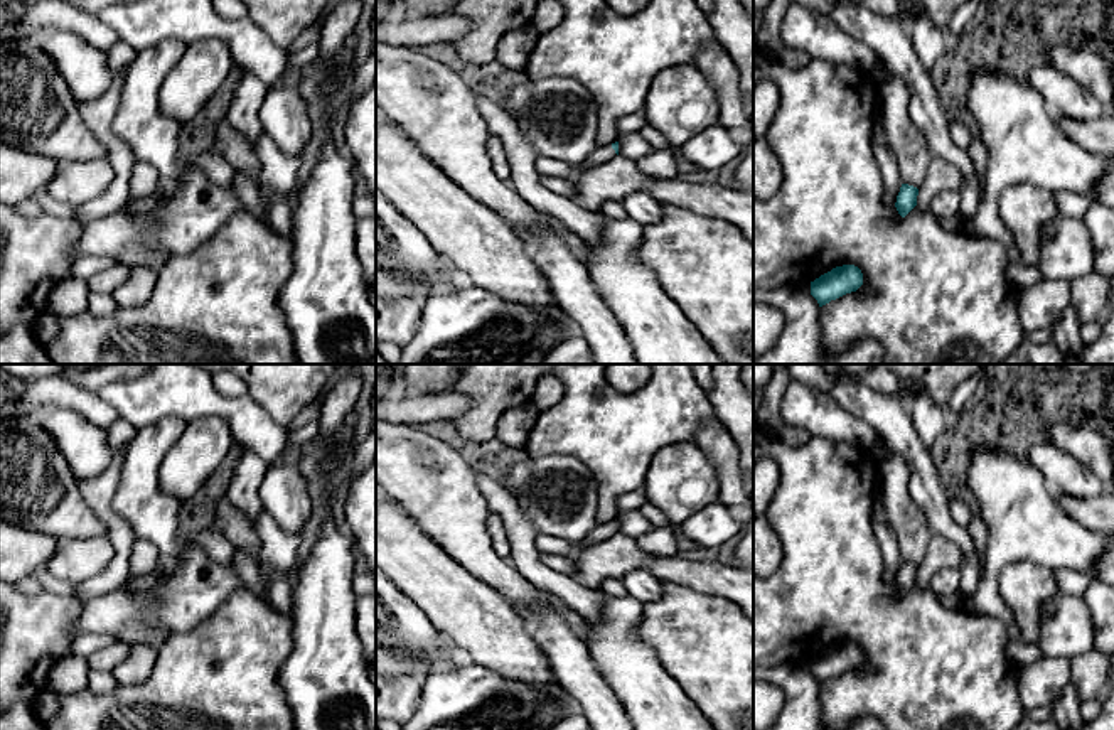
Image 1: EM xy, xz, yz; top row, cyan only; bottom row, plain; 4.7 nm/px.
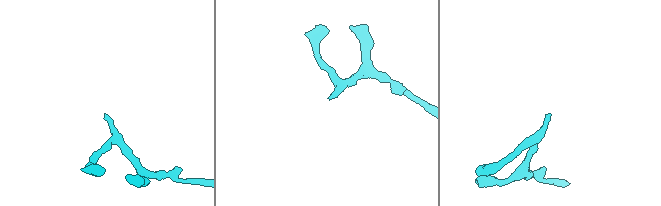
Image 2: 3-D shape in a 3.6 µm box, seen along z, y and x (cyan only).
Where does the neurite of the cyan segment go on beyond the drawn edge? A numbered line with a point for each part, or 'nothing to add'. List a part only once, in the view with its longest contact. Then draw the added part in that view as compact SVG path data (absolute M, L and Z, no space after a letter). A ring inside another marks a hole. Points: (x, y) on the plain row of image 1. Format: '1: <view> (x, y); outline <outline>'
1: xz (600, 533); outline M612 523L597 524L593 528L593 531L585 538L585 541L578 546L573 546L573 548L575 548L575 551L578 551L578 550L583 550L583 548L588 548L588 546L600 545L600 543L607 541L610 536L613 536L615 533L617 531L612 526Z

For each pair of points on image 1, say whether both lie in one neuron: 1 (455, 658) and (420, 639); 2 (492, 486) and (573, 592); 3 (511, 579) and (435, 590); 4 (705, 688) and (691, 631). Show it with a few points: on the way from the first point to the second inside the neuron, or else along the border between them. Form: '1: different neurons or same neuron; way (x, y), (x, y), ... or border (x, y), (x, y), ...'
1: same neuron; way (447, 658), (428, 641)
2: same neuron; way (511, 515), (521, 531), (524, 555), (545, 575)
3: different neurons; border (454, 558), (514, 604)
4: same neuron; way (705, 675), (705, 644)

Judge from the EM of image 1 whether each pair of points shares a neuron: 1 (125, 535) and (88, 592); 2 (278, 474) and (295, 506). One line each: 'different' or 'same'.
1: same
2: same

